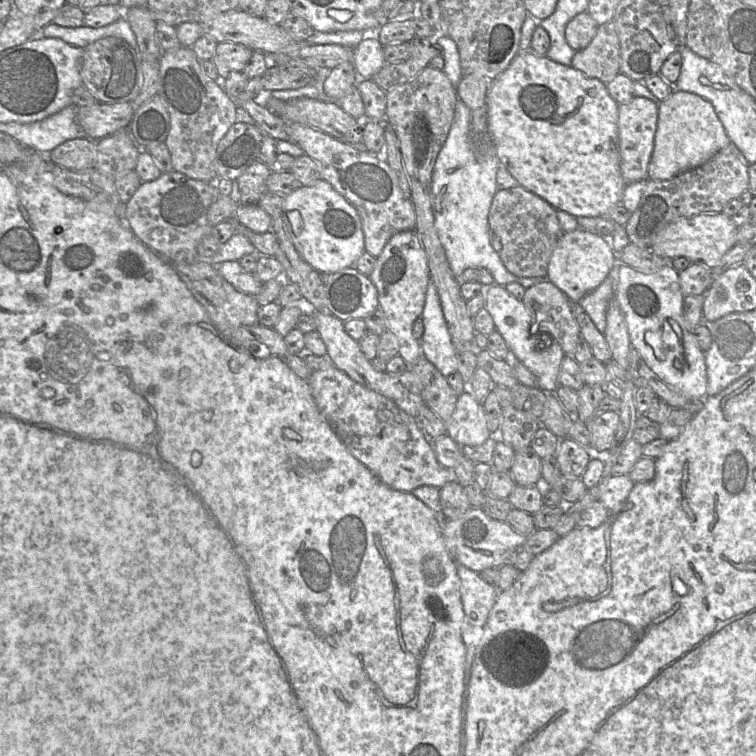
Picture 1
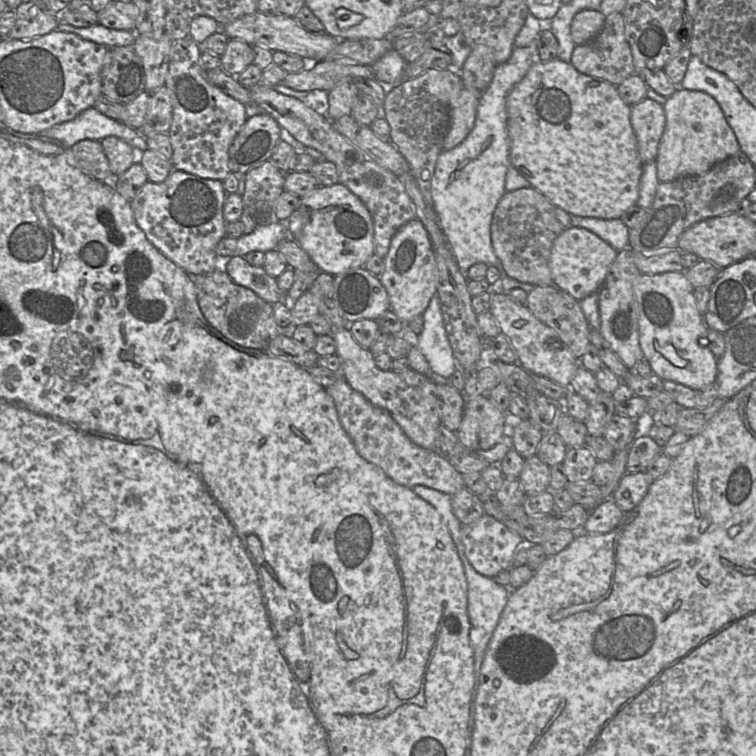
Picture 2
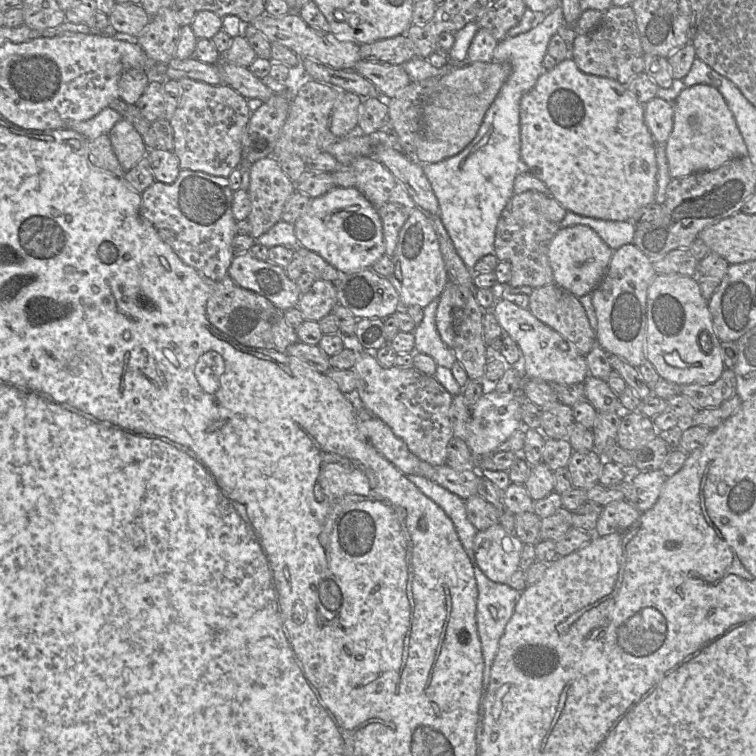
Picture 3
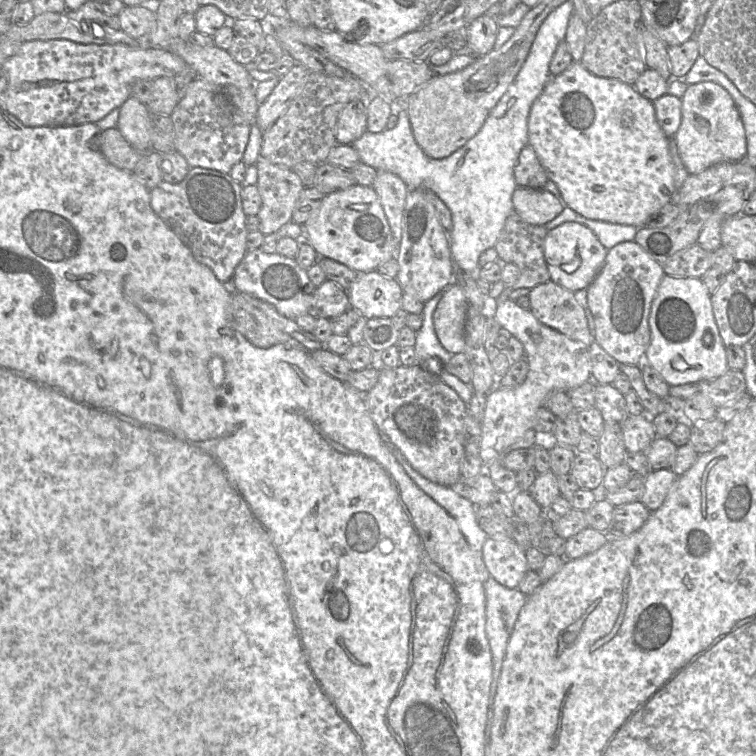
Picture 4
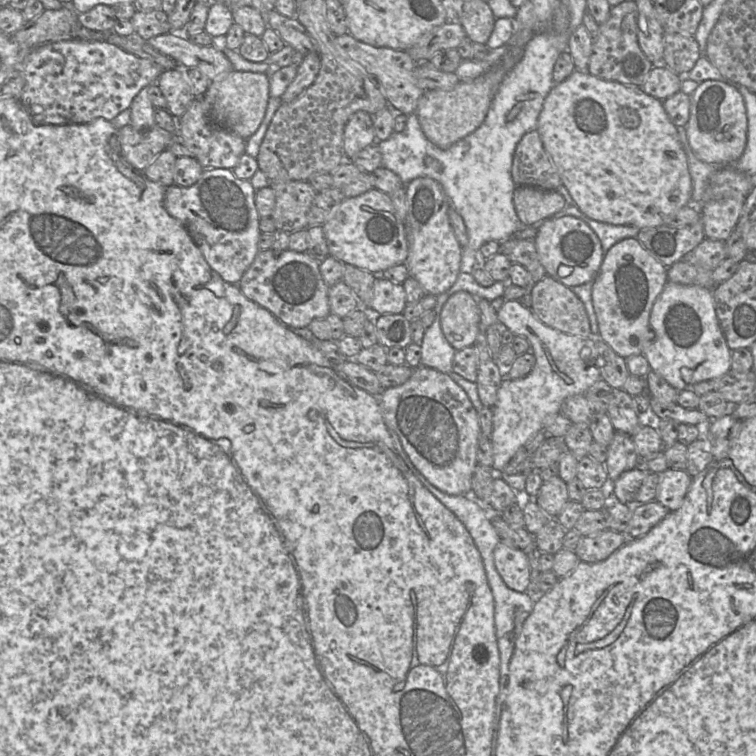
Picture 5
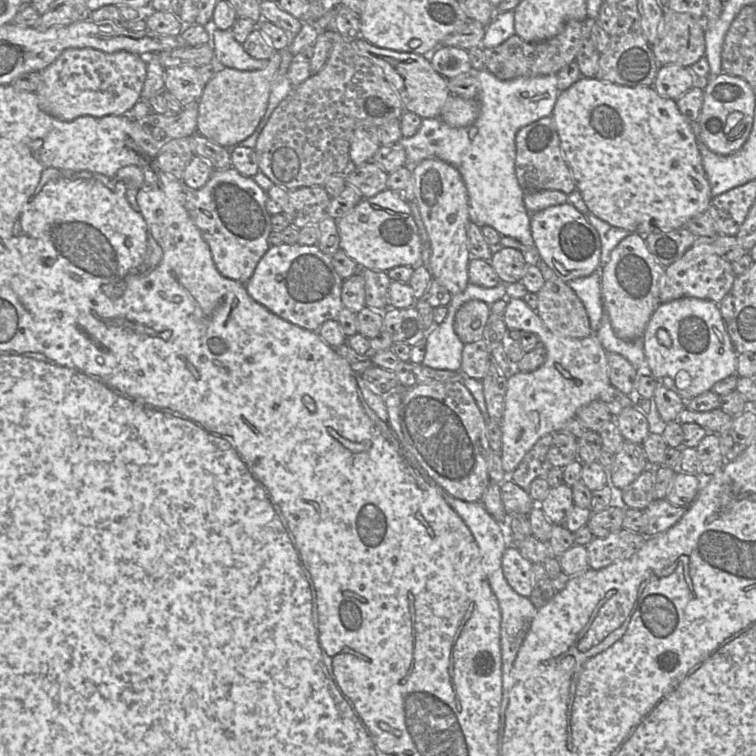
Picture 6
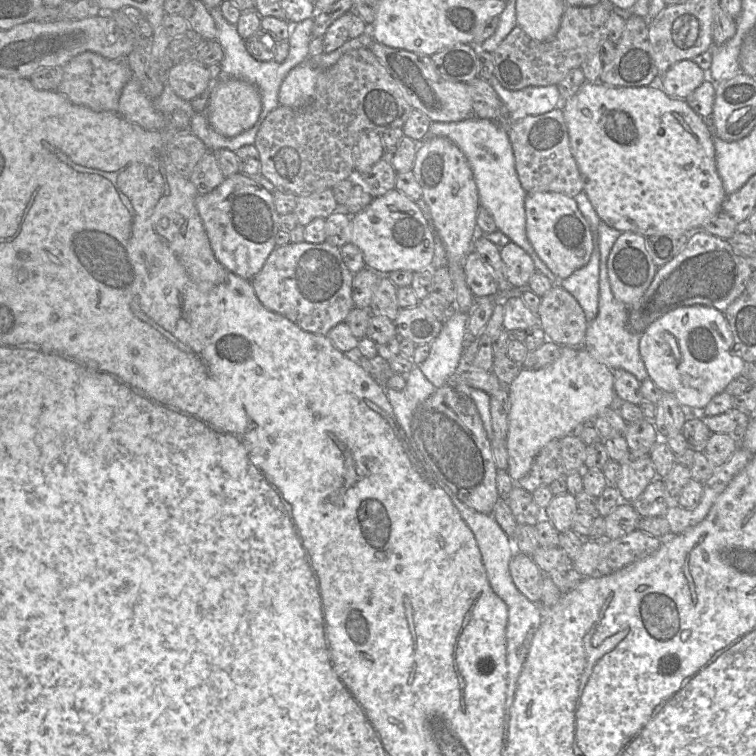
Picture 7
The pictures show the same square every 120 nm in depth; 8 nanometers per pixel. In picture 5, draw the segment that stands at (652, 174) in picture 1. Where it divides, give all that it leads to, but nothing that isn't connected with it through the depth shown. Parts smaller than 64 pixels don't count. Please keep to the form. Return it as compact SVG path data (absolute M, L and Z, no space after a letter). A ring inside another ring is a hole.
M705 80L690 96L690 116L685 126L695 156L708 164L724 166L741 158L747 143L748 121L743 96L729 81Z

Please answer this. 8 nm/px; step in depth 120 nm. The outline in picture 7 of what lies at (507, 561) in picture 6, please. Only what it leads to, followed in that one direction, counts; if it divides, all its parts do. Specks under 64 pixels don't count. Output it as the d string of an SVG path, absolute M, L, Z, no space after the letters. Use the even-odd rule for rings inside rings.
M515 552L510 564L510 574L517 589L531 602L536 603L542 593L544 572L530 555Z

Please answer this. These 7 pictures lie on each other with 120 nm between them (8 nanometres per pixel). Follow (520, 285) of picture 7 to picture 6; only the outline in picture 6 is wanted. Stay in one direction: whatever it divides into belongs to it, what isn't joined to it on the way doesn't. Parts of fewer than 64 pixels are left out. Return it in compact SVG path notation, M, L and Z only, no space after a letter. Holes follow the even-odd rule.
M493 246L493 254L489 261L498 275L500 282L511 284L519 282L526 273L528 258L519 250Z

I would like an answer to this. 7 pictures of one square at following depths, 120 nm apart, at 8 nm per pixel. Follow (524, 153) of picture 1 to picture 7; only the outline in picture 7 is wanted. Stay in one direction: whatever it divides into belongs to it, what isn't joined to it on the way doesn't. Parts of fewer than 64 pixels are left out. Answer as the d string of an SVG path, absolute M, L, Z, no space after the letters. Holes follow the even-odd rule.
M586 81L579 91L570 99L558 103L556 108L563 110L568 128L570 149L577 163L584 184L584 192L601 221L621 232L632 232L644 237L669 232L694 232L708 223L719 212L726 198L726 193L716 167L713 137L704 118L698 115L685 99L671 98L661 88L643 87L614 87L601 82Z

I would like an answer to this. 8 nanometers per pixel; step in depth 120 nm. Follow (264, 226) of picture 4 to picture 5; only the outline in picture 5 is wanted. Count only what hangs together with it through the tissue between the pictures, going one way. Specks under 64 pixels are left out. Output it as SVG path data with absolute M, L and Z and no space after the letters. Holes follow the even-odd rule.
M271 181L276 203L271 215L276 229L293 232L307 229L308 212L317 194L308 181Z

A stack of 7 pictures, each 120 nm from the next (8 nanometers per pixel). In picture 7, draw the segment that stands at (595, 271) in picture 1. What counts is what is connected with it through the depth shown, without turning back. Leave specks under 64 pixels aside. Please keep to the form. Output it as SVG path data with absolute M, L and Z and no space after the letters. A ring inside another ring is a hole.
M527 192L526 235L539 258L559 279L585 266L593 252L592 232L573 197L557 192Z

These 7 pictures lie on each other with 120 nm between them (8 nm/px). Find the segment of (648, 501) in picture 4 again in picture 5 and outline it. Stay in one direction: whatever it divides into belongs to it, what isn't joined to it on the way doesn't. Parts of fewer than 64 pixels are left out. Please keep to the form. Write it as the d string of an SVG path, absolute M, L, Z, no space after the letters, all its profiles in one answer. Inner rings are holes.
M668 468L659 474L656 501L670 512L678 510L684 502L693 477L686 470Z

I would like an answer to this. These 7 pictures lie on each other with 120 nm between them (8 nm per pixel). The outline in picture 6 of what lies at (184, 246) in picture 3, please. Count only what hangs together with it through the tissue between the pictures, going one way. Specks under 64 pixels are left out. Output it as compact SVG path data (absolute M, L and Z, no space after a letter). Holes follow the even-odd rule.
M233 167L215 169L207 183L199 189L186 189L185 208L203 239L209 245L218 271L226 278L246 284L258 262L270 248L271 214L266 209L267 193L252 177L244 176Z

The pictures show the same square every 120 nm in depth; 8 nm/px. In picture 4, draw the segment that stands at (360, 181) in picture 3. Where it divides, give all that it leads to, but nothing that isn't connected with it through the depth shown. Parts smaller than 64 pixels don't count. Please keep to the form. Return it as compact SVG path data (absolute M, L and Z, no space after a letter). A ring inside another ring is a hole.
M377 170L371 186L383 207L395 243L395 258L402 236L402 219L408 194L406 184L397 175Z

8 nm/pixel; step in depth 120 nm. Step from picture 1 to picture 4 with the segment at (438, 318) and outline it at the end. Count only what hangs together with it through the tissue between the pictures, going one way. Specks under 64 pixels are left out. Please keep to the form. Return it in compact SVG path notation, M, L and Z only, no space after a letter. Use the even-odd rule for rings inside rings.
M449 285L424 303L423 323L416 332L414 349L420 362L431 357L438 357L444 364L448 363L454 354L448 352L440 343L434 327L435 309Z

